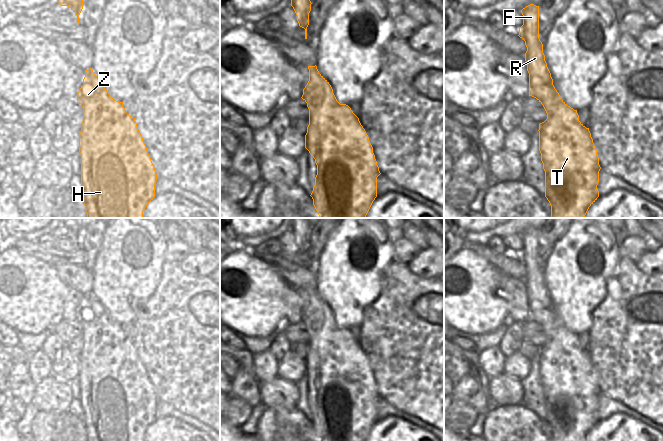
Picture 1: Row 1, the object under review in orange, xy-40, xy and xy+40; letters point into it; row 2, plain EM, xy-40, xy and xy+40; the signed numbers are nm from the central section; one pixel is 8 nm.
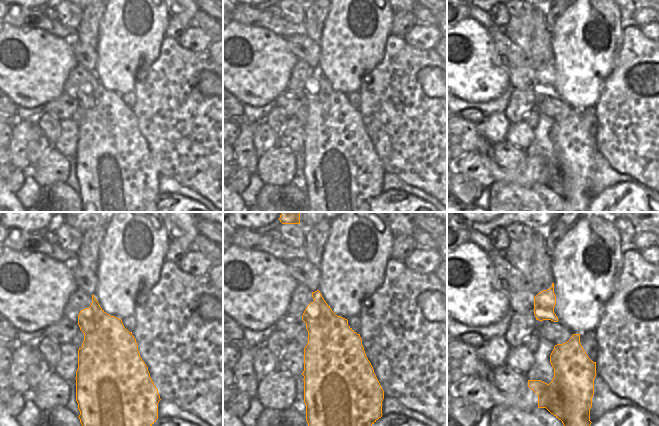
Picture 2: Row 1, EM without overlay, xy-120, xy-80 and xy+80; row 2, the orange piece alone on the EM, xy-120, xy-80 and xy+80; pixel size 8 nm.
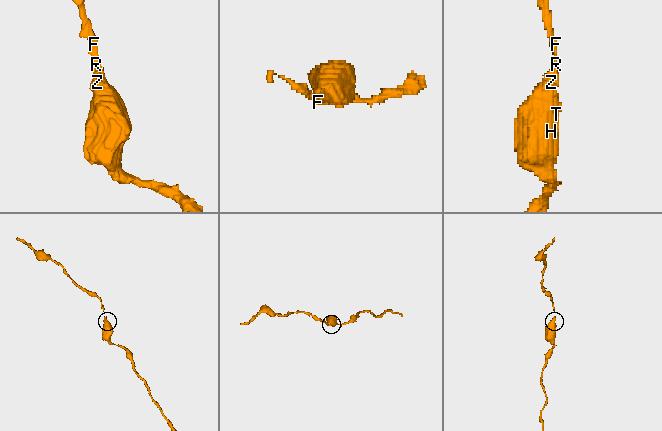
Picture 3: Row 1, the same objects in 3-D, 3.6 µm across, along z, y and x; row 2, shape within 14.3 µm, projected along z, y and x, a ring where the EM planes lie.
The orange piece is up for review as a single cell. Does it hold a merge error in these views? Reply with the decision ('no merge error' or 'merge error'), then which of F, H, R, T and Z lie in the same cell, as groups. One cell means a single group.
no merge error | F H R T Z

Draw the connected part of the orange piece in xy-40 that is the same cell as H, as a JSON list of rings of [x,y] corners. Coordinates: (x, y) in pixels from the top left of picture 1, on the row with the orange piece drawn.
[[[90,68],[85,70],[85,77],[83,79],[83,85],[77,93],[77,101],[83,107],[83,121],[81,123],[81,131],[79,133],[79,152],[81,153],[81,195],[83,197],[83,203],[85,205],[85,211],[87,218],[142,218],[143,211],[147,205],[155,197],[155,183],[157,181],[157,173],[155,167],[151,161],[151,157],[147,151],[147,147],[143,141],[143,137],[137,127],[135,118],[130,116],[125,108],[123,102],[114,100],[103,84],[99,81],[93,70]]]

